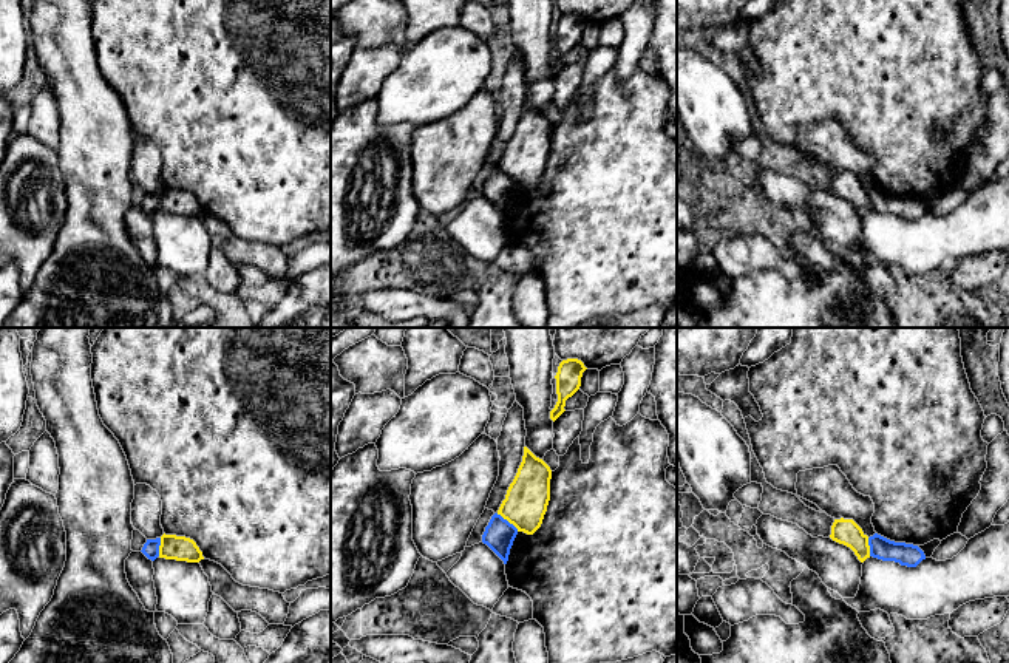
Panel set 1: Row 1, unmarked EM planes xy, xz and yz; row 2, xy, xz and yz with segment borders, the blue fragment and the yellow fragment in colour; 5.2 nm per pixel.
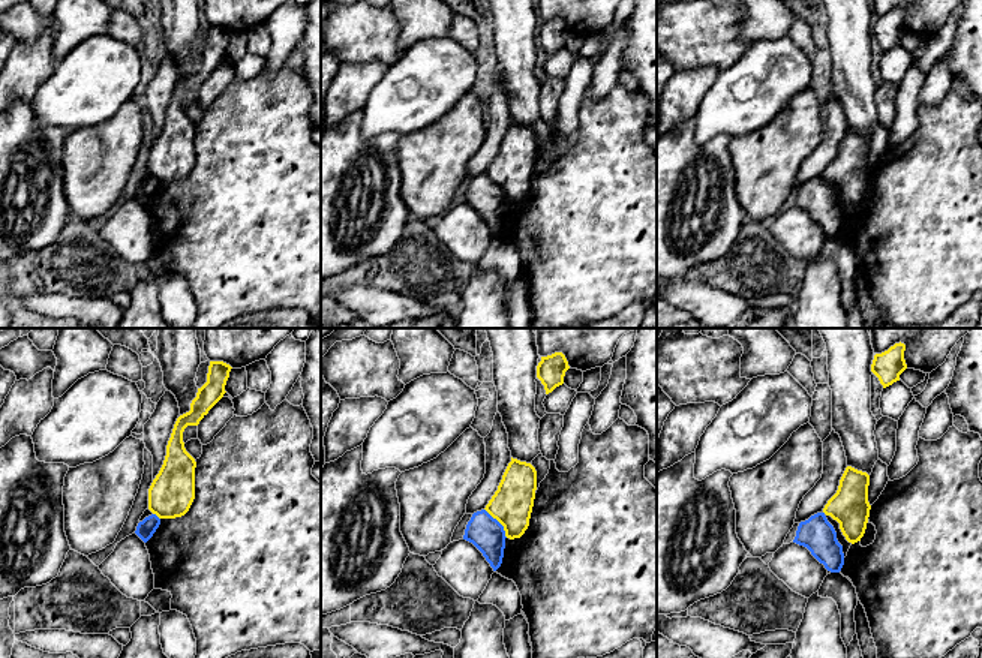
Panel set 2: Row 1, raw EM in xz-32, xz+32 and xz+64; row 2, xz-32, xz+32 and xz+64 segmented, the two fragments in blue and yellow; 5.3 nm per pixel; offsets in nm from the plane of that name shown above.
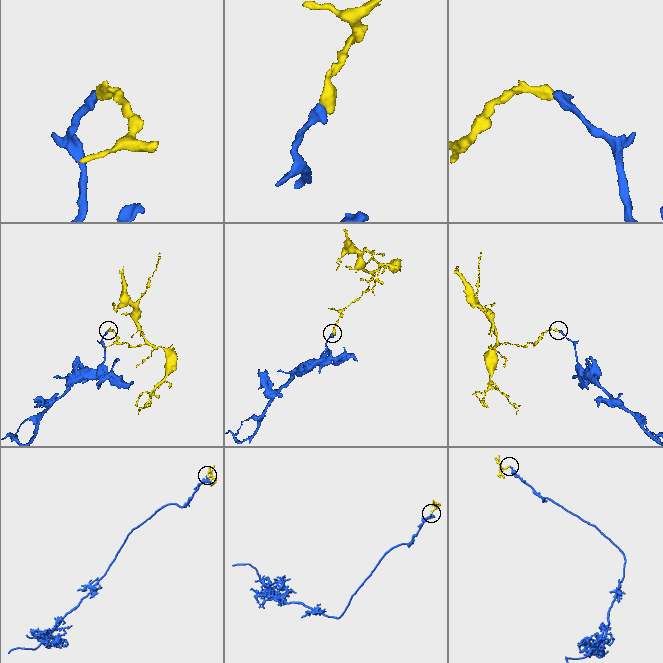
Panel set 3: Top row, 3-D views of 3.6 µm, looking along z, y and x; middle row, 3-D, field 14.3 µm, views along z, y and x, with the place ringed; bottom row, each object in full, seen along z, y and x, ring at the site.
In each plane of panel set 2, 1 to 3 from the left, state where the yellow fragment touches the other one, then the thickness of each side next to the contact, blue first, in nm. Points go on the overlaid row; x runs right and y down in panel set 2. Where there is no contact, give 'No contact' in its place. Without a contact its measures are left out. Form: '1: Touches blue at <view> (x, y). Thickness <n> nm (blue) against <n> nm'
1: Touches blue at xz-32 (156, 516). Thickness 90 nm (blue) against 240 nm
2: Touches blue at xz+32 (499, 523). Thickness 180 nm (blue) against 220 nm
3: No contact

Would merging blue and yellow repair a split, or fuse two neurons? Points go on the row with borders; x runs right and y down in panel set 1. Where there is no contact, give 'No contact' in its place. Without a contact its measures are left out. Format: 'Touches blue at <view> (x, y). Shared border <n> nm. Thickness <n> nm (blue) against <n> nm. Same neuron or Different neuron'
Touches blue at xz (506, 520). Shared border 150 nm. Thickness 160 nm (blue) against 220 nm. Different neuron

